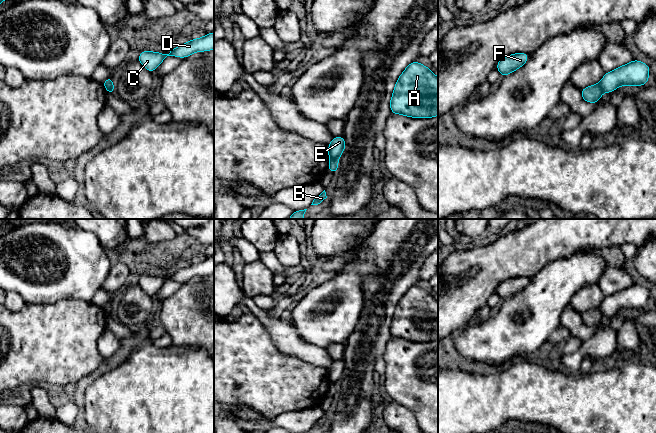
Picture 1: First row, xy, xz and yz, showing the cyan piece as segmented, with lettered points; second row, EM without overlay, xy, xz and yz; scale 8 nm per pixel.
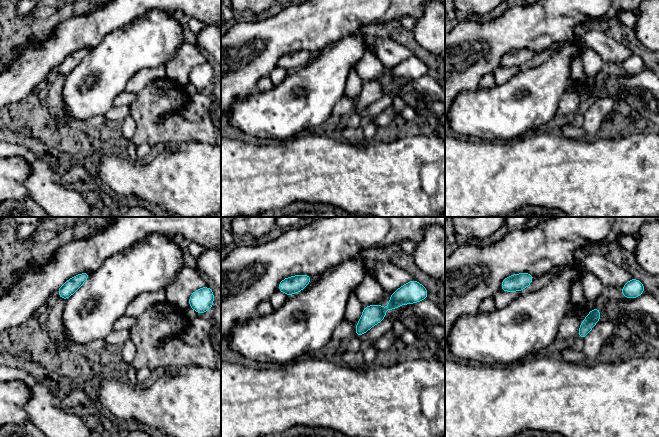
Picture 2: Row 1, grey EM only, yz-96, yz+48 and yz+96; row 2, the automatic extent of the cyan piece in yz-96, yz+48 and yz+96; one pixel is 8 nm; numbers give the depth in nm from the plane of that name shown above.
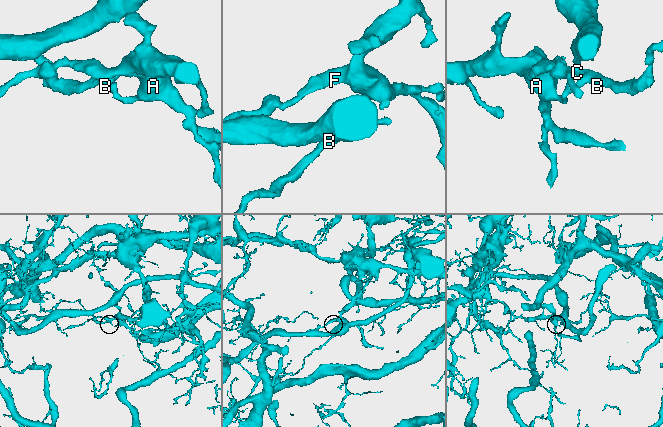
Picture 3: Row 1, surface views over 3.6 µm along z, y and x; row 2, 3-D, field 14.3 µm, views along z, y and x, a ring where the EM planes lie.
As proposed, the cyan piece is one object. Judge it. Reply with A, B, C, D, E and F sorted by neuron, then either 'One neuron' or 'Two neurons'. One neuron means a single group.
Groups: A E F / B C D. Two neurons

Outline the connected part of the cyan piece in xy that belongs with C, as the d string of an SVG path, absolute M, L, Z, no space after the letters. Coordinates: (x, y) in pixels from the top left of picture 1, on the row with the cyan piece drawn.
M214 32L207 34L202 38L192 39L191 41L174 48L169 54L142 51L139 54L138 61L152 73L167 56L181 57L183 59L194 52L210 51L212 49L214 49Z

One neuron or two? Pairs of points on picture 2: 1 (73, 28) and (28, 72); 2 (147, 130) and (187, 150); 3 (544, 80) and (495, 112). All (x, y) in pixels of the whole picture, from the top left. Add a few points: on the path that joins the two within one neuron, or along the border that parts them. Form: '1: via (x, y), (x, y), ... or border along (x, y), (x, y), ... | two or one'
1: via (62, 39), (39, 61) | one
2: border along (200, 141), (184, 141), (173, 146) | two
3: via (535, 94), (524, 105), (509, 111) | one

